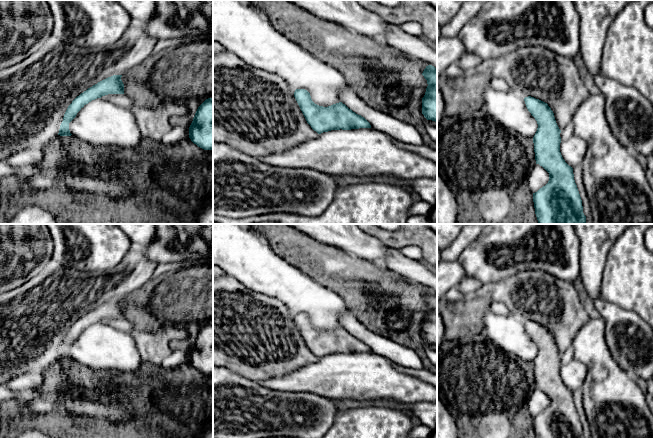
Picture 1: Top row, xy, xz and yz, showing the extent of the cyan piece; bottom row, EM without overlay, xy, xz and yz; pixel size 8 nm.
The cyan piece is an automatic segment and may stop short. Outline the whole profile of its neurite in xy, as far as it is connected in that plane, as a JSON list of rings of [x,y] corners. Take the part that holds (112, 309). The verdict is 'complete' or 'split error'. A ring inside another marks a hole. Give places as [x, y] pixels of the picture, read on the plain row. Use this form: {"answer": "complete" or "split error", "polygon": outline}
{"answer": "complete", "polygon": [[[122,299],[108,301],[77,320],[68,330],[63,345],[60,349],[60,360],[71,360],[69,347],[76,341],[77,337],[89,326],[108,318],[124,318],[124,308],[121,304]]]}

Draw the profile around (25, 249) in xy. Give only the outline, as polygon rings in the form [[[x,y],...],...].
[[[0,224],[0,294],[18,288],[52,262],[53,239],[46,224]]]

